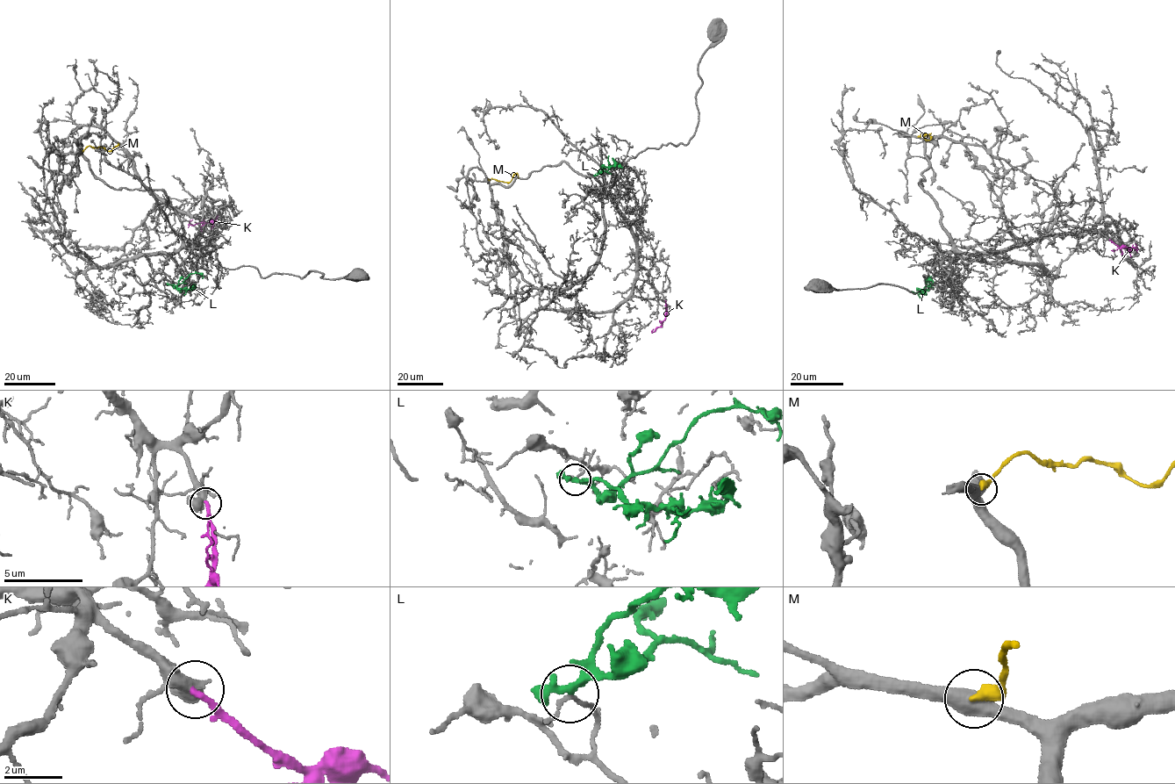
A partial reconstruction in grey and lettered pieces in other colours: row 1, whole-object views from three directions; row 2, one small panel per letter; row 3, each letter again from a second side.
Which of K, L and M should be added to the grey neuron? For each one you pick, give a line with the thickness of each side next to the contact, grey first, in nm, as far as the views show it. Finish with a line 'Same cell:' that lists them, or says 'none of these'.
K: calibres 480 and 240 nm
Same cell: K

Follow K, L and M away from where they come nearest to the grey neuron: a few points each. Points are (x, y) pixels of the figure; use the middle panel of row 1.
K: (665, 301), (665, 318), (651, 332), (653, 328)
L: (596, 176), (607, 172), (611, 166), (621, 167)
M: (488, 178), (511, 182), (516, 174), (518, 178)

